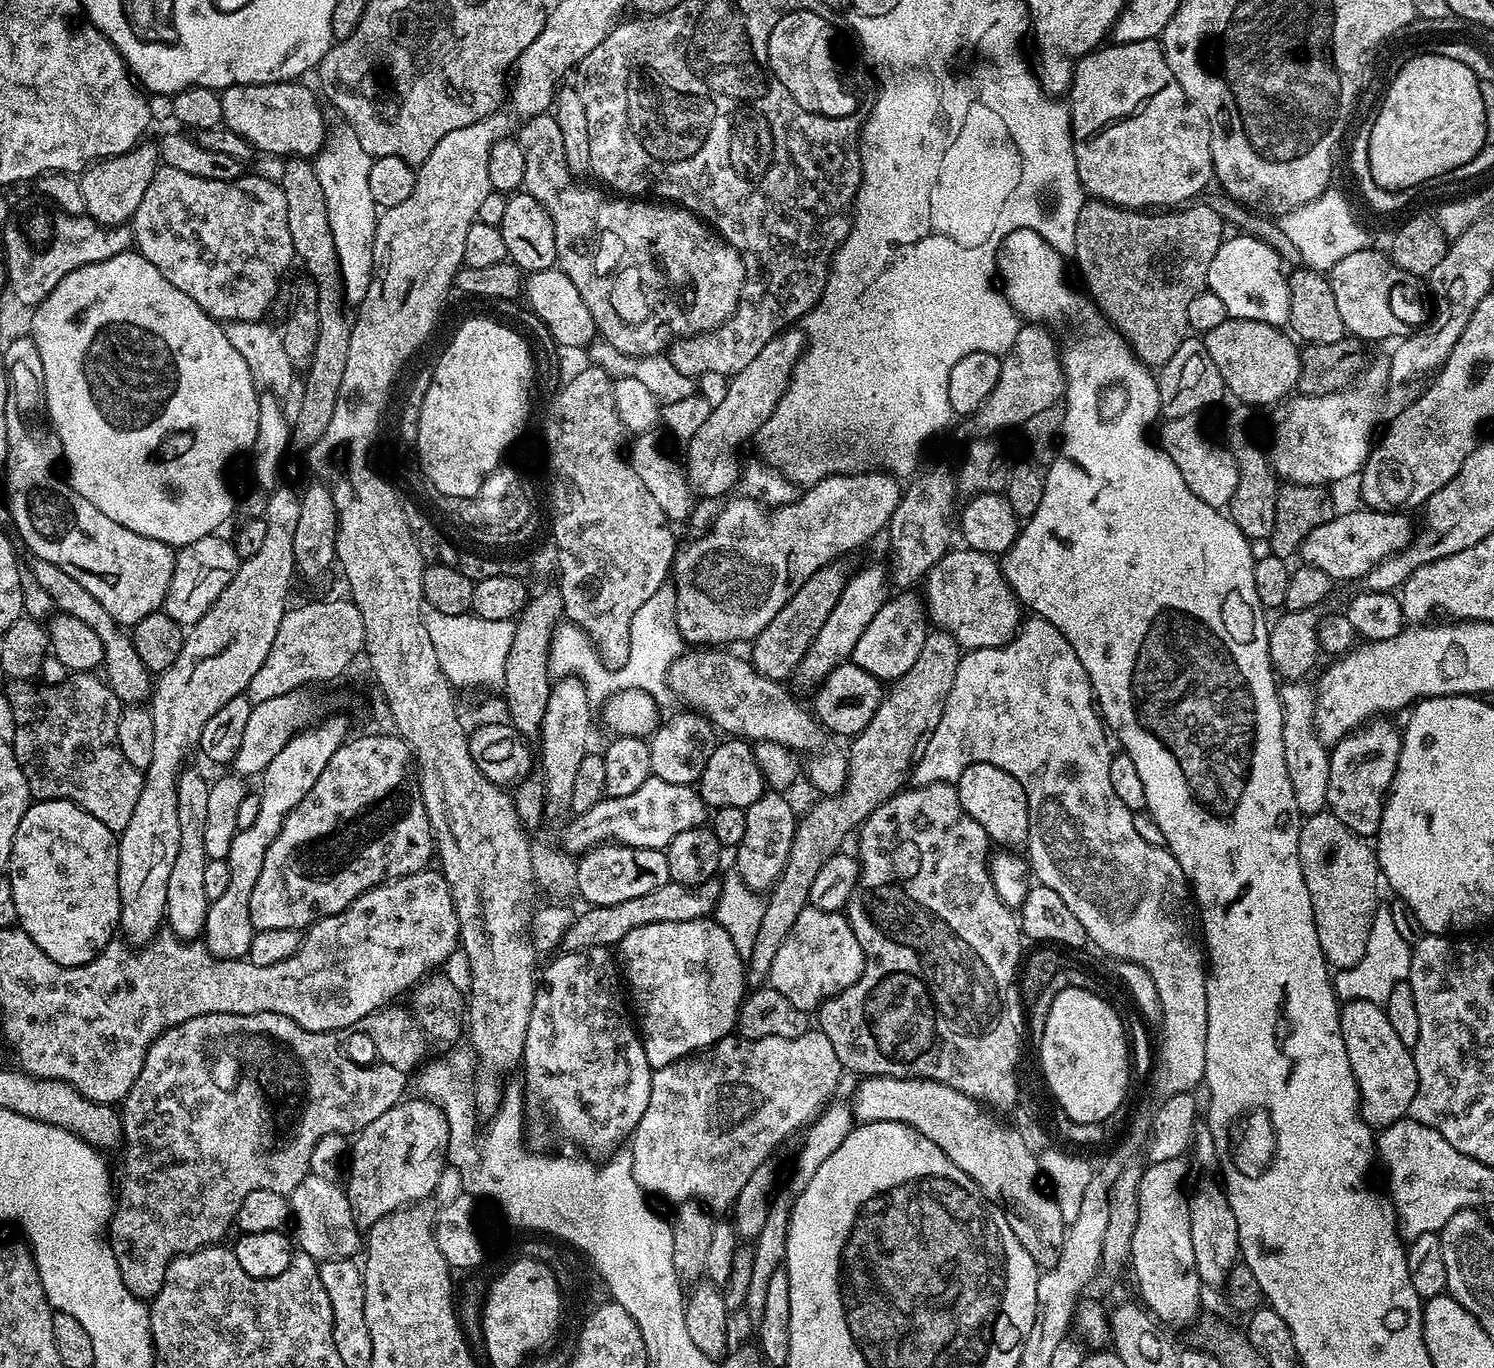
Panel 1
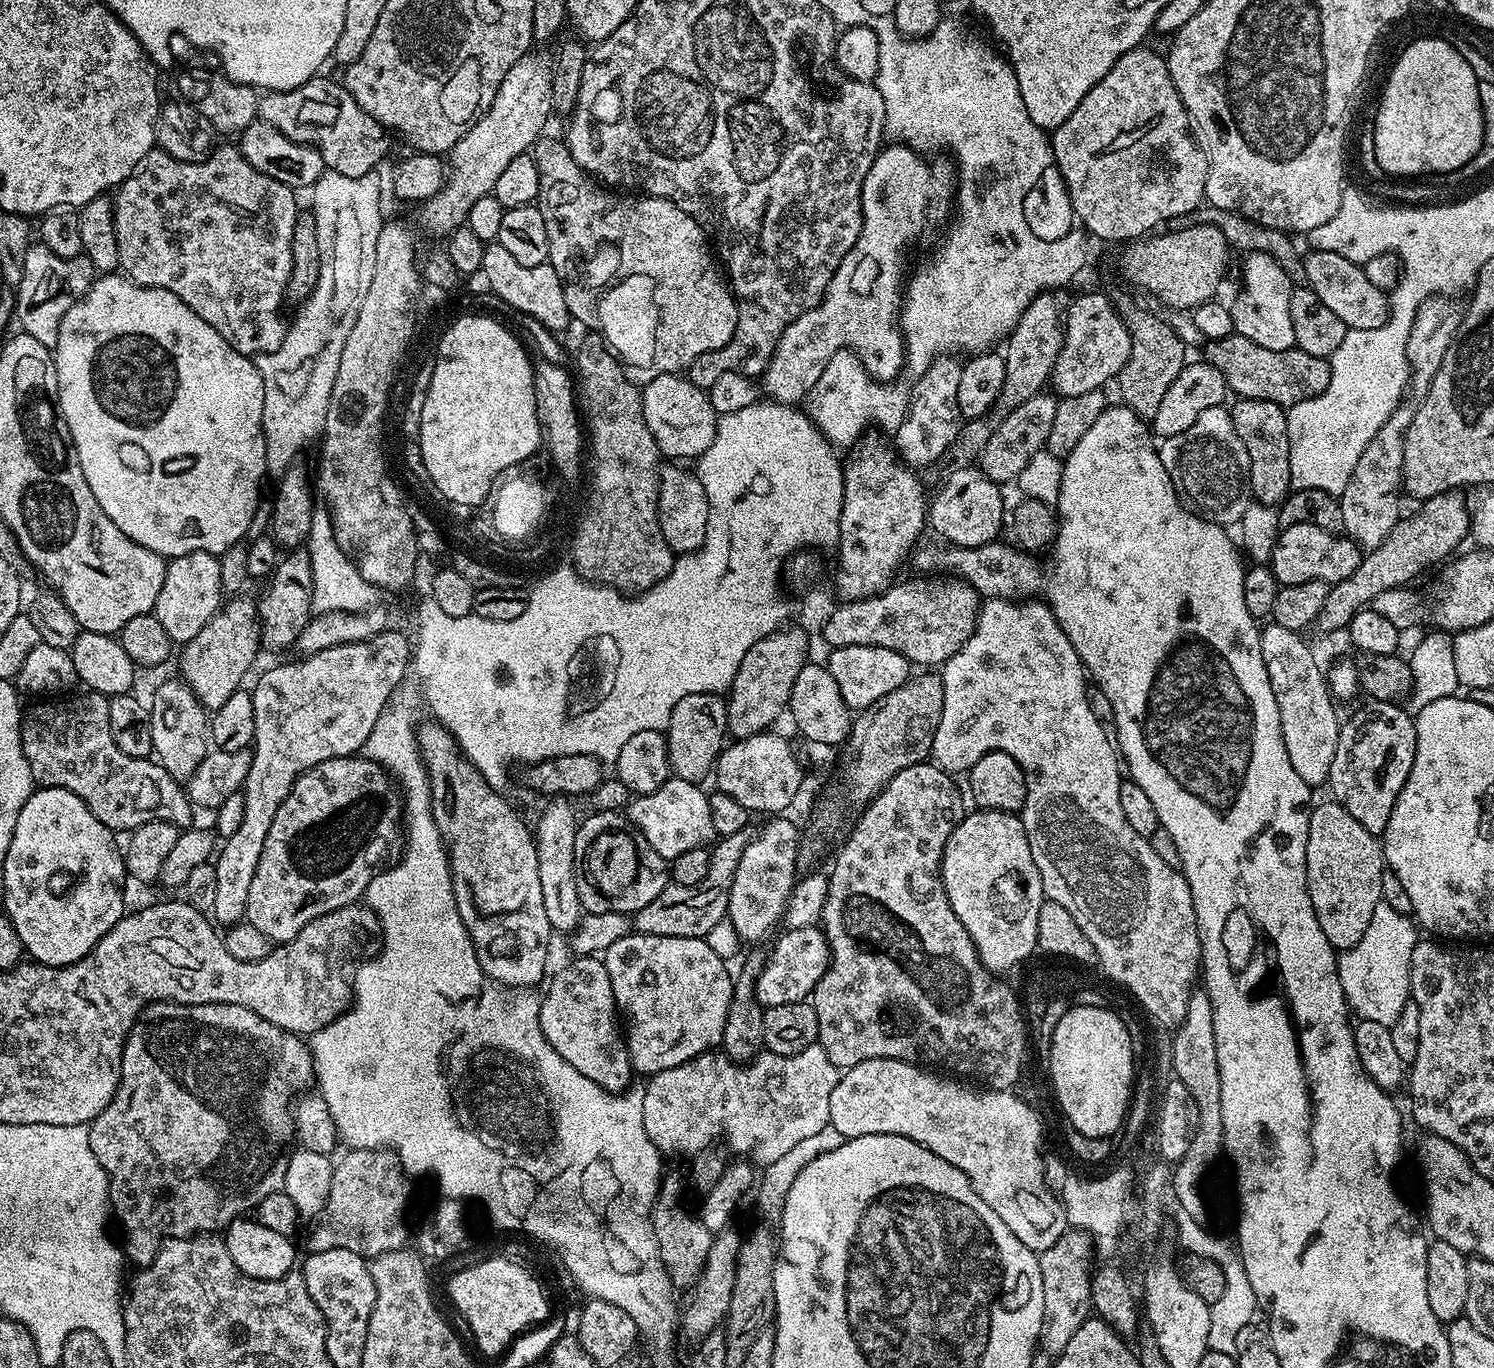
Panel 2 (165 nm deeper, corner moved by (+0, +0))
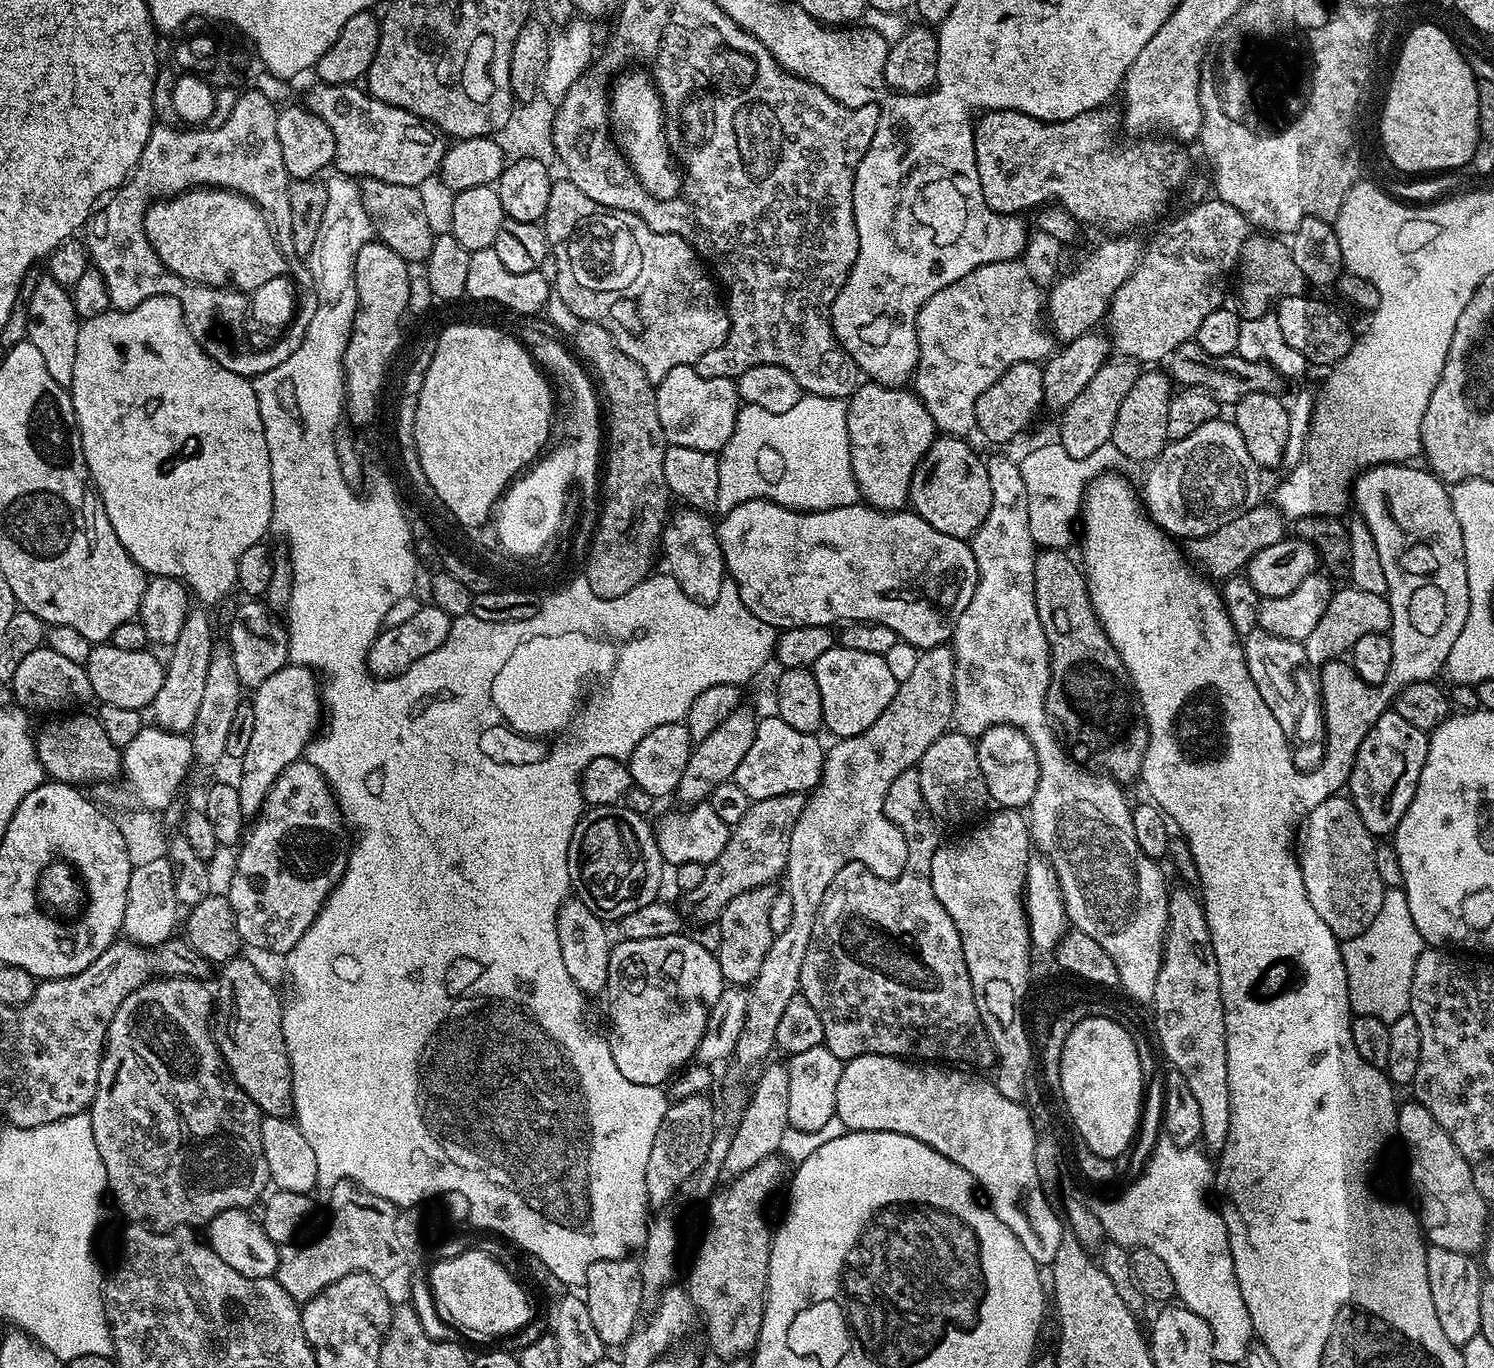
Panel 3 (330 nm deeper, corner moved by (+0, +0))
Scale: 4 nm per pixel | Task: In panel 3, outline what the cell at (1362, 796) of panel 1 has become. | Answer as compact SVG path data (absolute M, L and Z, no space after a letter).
M1389 710L1383 712L1378 722L1370 726L1369 732L1358 746L1346 792L1372 836L1391 837L1398 822L1402 822L1402 814L1406 814L1418 790L1418 778L1426 762L1428 737L1429 733L1418 730L1418 726L1410 726L1406 718Z

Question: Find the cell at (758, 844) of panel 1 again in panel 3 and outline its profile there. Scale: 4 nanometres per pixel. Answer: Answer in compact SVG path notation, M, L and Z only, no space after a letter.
M765 886L746 894L738 894L738 898L734 898L734 902L730 902L726 910L722 910L718 921L722 930L722 946L715 953L724 979L729 985L751 985L762 966L762 958L766 958L770 950L774 939L774 933L770 930L770 910L774 899L772 890Z

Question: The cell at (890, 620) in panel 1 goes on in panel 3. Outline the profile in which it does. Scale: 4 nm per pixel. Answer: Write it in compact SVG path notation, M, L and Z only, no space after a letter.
M834 646L814 661L810 669L818 682L818 694L822 694L823 727L833 732L833 737L843 738L862 734L890 706L898 687L898 676L876 652L864 648L840 648Z

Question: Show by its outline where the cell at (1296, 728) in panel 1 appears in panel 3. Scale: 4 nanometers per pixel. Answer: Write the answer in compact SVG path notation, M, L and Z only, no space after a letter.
M1259 626L1243 637L1242 643L1247 669L1250 670L1250 676L1254 679L1263 702L1269 707L1284 734L1293 735L1301 712L1301 698L1292 674L1306 662L1303 643L1298 640L1279 638L1278 635L1272 635Z

